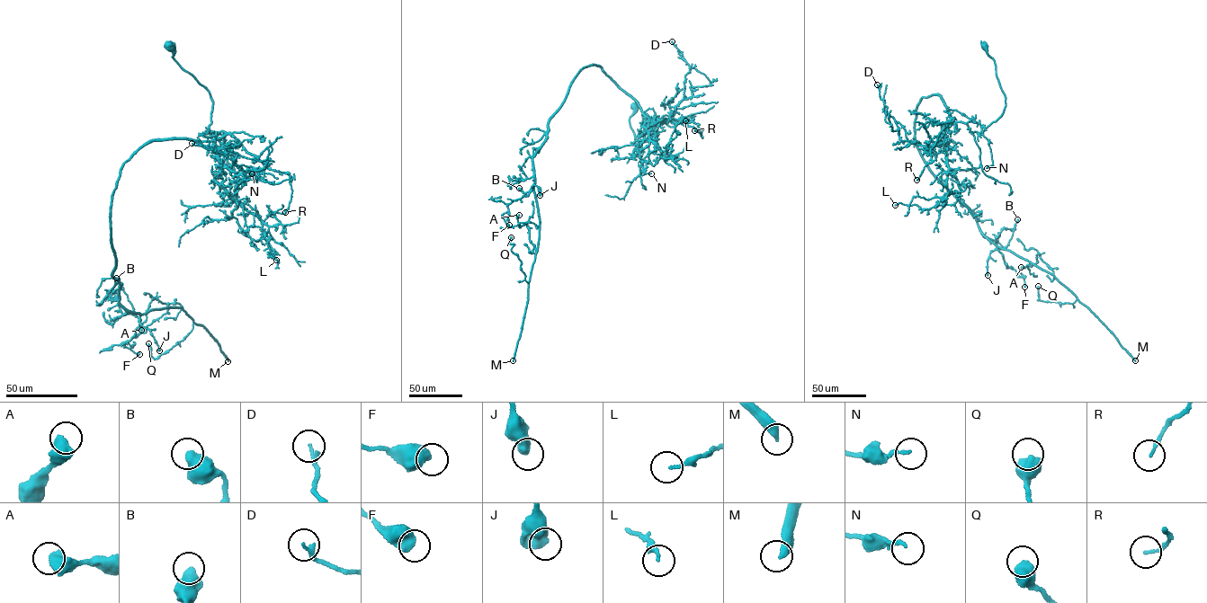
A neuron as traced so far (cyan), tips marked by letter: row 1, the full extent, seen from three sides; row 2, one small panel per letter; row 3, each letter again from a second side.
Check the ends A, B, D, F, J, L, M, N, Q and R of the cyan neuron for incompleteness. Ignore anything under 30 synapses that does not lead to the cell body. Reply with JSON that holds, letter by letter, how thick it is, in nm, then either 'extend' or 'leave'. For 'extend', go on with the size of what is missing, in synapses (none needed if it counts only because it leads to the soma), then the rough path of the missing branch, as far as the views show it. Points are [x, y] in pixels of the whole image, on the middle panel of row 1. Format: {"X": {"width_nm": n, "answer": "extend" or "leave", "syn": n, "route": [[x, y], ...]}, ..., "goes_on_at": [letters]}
{"A": {"width_nm": 650, "answer": "leave"}, "B": {"width_nm": 550, "answer": "leave"}, "D": {"width_nm": 200, "answer": "leave"}, "F": {"width_nm": 650, "answer": "leave"}, "J": {"width_nm": 600, "answer": "leave"}, "L": {"width_nm": 130, "answer": "leave"}, "M": {"width_nm": 400, "answer": "extend", "syn": 700}, "N": {"width_nm": 130, "answer": "leave"}, "Q": {"width_nm": 650, "answer": "leave"}, "R": {"width_nm": 120, "answer": "leave"}, "goes_on_at": ["M"]}

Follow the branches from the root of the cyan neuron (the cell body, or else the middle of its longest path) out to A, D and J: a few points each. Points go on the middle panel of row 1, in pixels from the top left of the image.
A: (634, 106), (636, 156), (651, 136), (649, 119), (603, 68), (582, 69), (531, 160), (536, 252), (519, 215)
D: (634, 106), (636, 156), (651, 136), (648, 119), (668, 120), (684, 95), (690, 67), (672, 41)
J: (634, 106), (636, 156), (651, 136), (649, 119), (603, 68), (582, 69), (532, 158), (531, 188), (540, 195)

